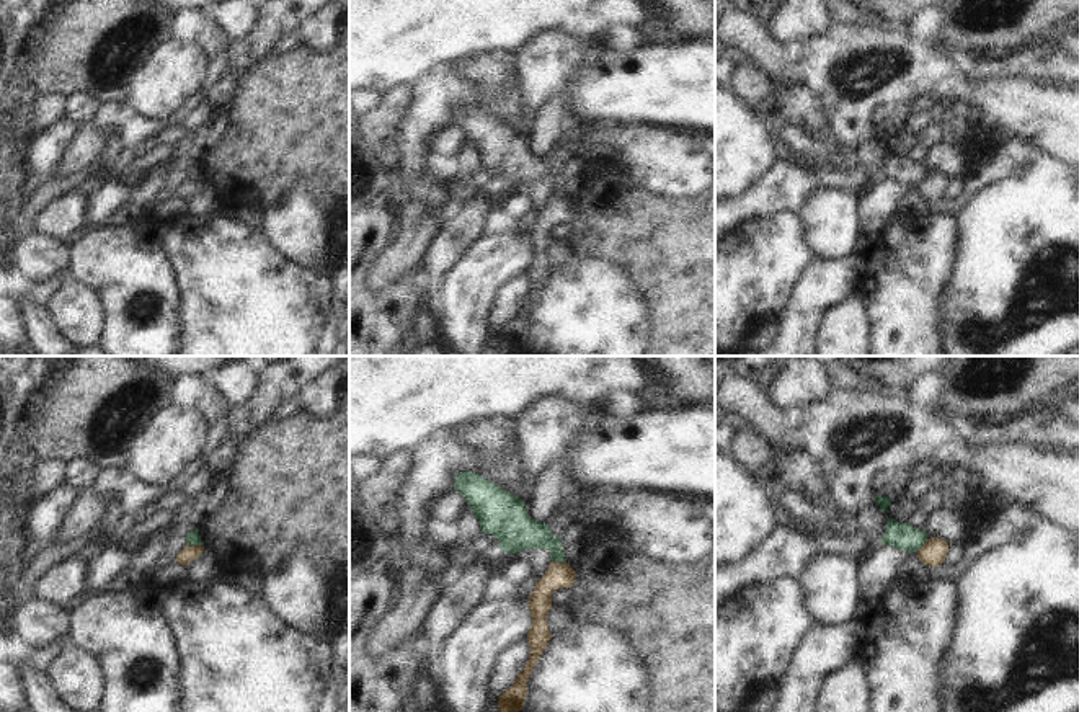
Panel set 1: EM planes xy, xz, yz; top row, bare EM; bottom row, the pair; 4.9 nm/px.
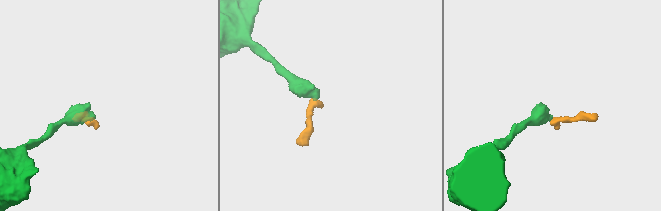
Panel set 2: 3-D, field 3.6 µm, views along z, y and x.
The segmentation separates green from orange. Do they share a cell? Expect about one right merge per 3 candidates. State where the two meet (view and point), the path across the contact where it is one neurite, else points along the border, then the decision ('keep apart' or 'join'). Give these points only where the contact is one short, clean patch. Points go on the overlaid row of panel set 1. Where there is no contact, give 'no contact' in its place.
xy (195, 544) | along xy (186, 544), (201, 546) | keep apart

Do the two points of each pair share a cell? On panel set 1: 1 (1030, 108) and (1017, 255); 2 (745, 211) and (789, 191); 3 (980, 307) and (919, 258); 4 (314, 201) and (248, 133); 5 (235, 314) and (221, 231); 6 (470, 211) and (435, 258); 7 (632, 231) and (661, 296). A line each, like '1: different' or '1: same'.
1: different
2: same
3: different
4: different
5: same
6: same
7: same

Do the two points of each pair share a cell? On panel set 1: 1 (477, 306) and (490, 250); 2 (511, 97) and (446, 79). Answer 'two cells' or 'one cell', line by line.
1: one cell
2: one cell

